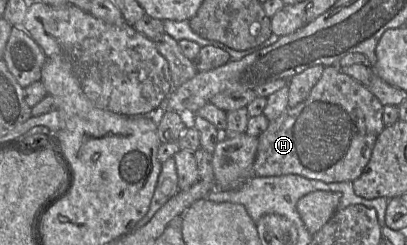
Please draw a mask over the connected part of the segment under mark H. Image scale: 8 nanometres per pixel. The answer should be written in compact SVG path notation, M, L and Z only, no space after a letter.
M326 66L308 97L294 107L286 108L258 138L253 163L253 176L297 174L326 183L354 181L366 167L375 141L384 129L383 105L360 82L345 74L337 66Z

